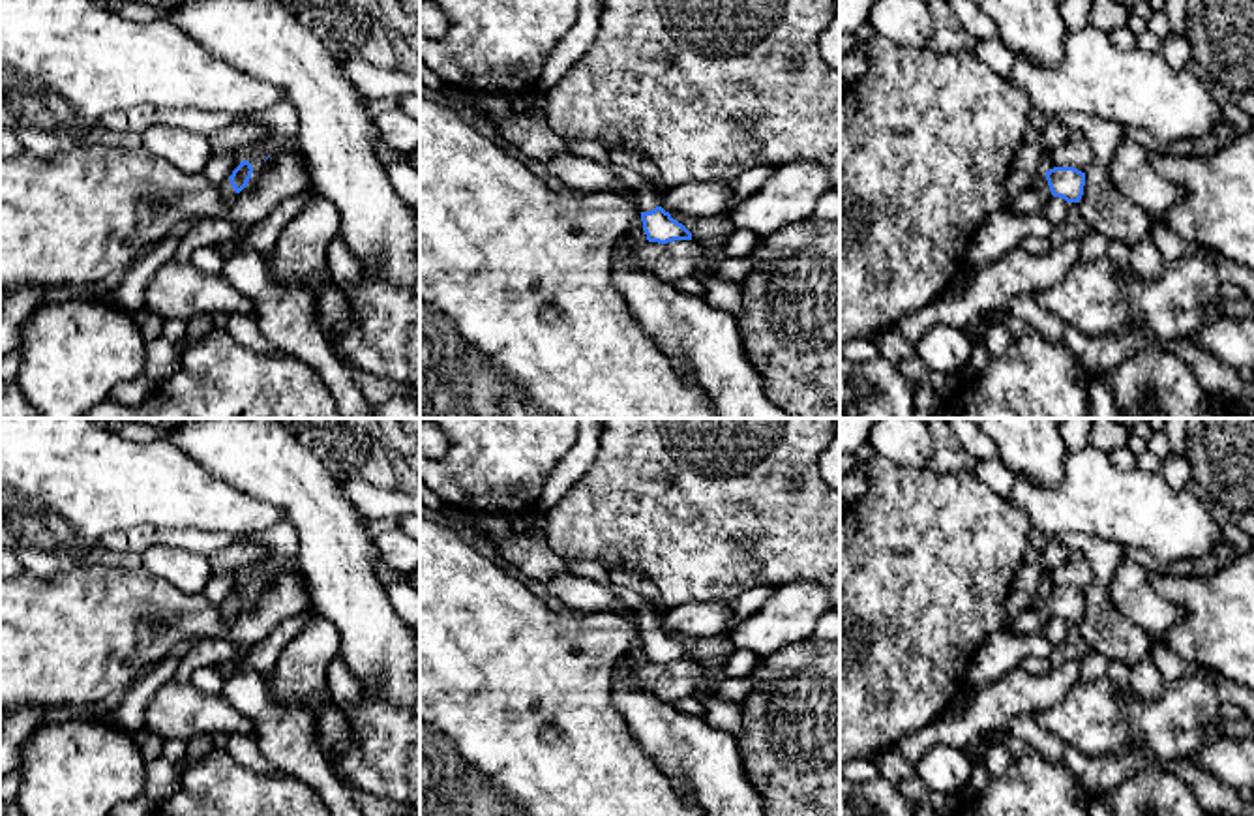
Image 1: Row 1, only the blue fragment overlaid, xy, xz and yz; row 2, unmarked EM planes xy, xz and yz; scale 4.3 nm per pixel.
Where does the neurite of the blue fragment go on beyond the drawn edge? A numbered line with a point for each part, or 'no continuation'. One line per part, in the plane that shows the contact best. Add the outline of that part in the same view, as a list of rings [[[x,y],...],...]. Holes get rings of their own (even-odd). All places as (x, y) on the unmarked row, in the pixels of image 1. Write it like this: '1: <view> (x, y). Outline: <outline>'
1: xz (649, 618). Outline: [[[645,600],[645,606],[635,612],[637,613],[637,623],[635,627],[639,628],[639,632],[650,632],[656,627],[660,627],[660,612],[656,610],[654,604],[650,604],[649,600]]]

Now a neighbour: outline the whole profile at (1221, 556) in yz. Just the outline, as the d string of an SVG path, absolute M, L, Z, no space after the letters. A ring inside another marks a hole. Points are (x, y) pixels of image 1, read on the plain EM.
M1218 544L1215 546L1209 553L1202 557L1192 557L1192 559L1181 559L1177 563L1172 563L1170 567L1164 568L1166 574L1177 574L1177 576L1209 576L1230 563L1235 561L1235 553L1226 546Z

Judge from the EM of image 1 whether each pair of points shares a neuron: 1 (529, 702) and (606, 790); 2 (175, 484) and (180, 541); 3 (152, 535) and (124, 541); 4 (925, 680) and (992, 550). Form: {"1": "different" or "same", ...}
{"1": "same", "2": "different", "3": "same", "4": "same"}

